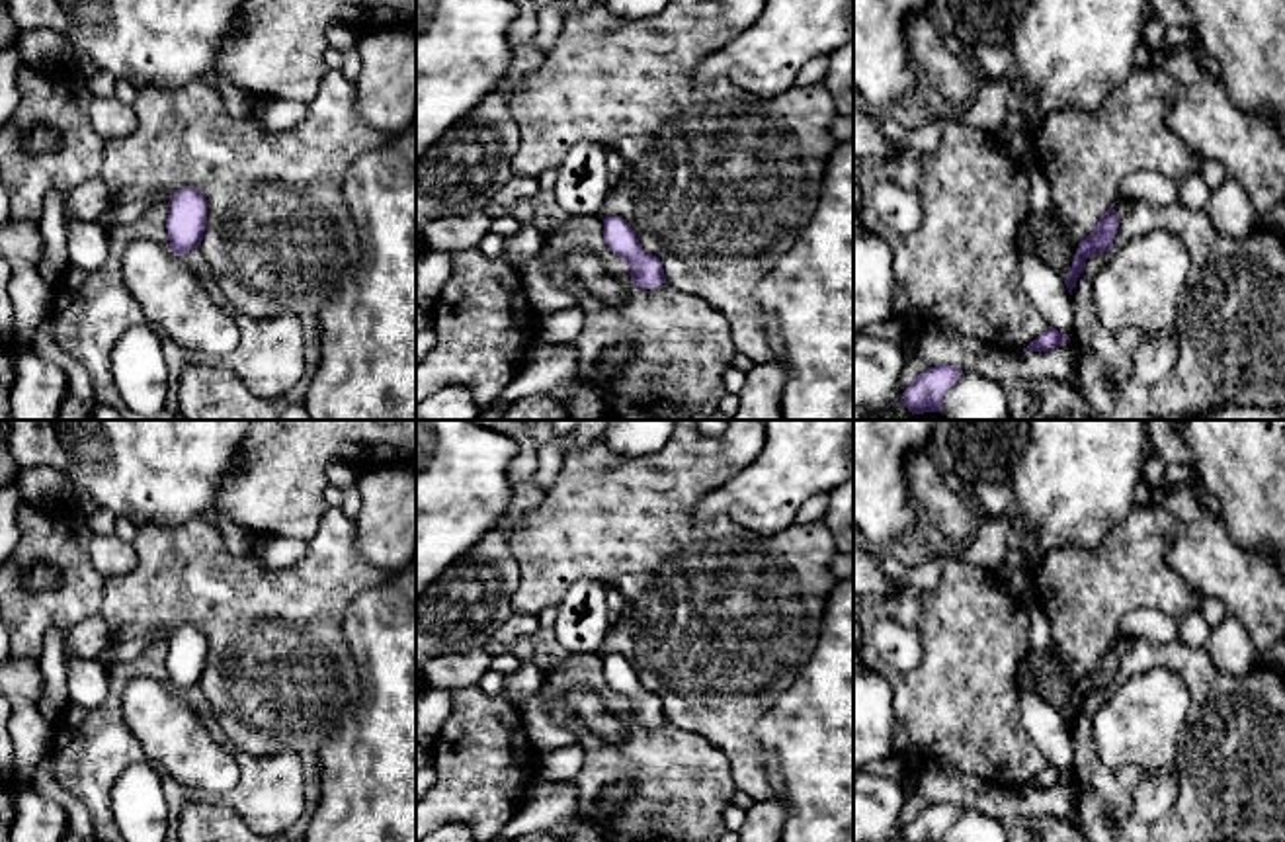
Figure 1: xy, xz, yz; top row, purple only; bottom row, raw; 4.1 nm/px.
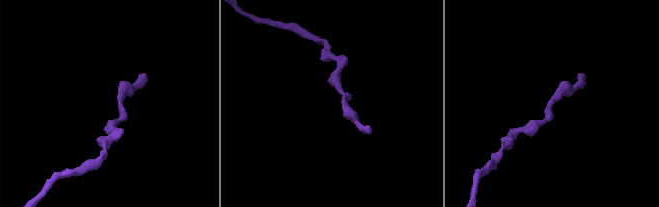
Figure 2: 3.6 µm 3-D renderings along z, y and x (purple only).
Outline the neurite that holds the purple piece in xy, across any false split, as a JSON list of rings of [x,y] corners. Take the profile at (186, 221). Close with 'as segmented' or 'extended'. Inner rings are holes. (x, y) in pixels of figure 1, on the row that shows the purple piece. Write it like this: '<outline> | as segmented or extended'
[[[187,186],[178,189],[168,205],[170,250],[178,256],[187,256],[189,250],[201,244],[207,225],[207,199]]] | as segmented

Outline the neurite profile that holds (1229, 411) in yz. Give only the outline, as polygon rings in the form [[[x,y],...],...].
[[[1226,402],[1201,416],[1172,416],[1166,420],[1285,420],[1285,406],[1262,408]]]

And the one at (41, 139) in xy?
[[[37,127],[37,129],[29,131],[29,135],[27,135],[27,150],[31,154],[51,152],[57,148],[57,145],[59,145],[59,137],[49,127]]]

